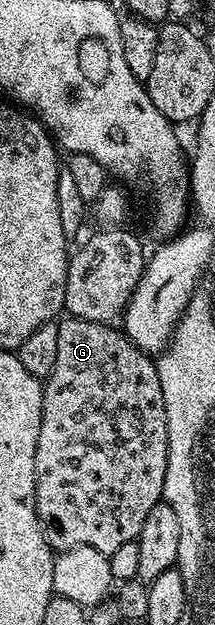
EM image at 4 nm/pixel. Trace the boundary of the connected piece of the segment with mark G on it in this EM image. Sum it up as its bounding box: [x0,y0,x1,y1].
[34,317,168,556]

